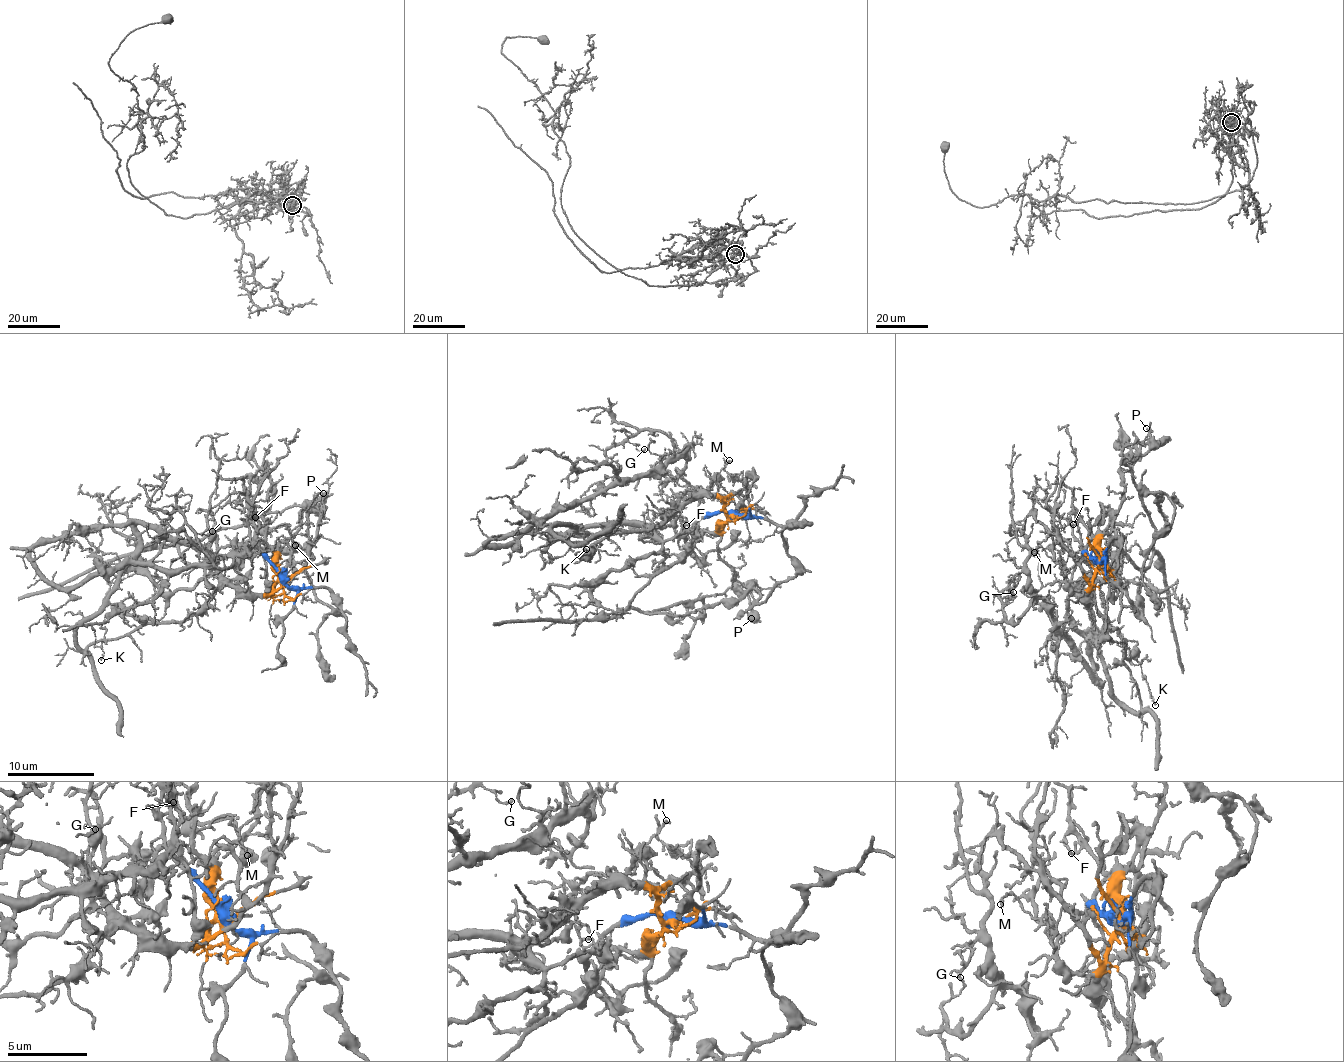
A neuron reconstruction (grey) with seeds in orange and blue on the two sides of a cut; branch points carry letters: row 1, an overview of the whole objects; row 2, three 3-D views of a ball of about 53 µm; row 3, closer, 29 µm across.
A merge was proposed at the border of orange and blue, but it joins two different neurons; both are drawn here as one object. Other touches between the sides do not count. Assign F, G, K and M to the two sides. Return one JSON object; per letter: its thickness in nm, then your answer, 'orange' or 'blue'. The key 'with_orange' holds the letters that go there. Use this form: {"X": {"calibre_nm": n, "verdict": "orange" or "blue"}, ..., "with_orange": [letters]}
{"F": {"calibre_nm": 110, "verdict": "orange"}, "G": {"calibre_nm": 140, "verdict": "orange"}, "K": {"calibre_nm": 80, "verdict": "orange"}, "M": {"calibre_nm": 140, "verdict": "orange"}, "with_orange": ["F", "G", "K", "M"]}

